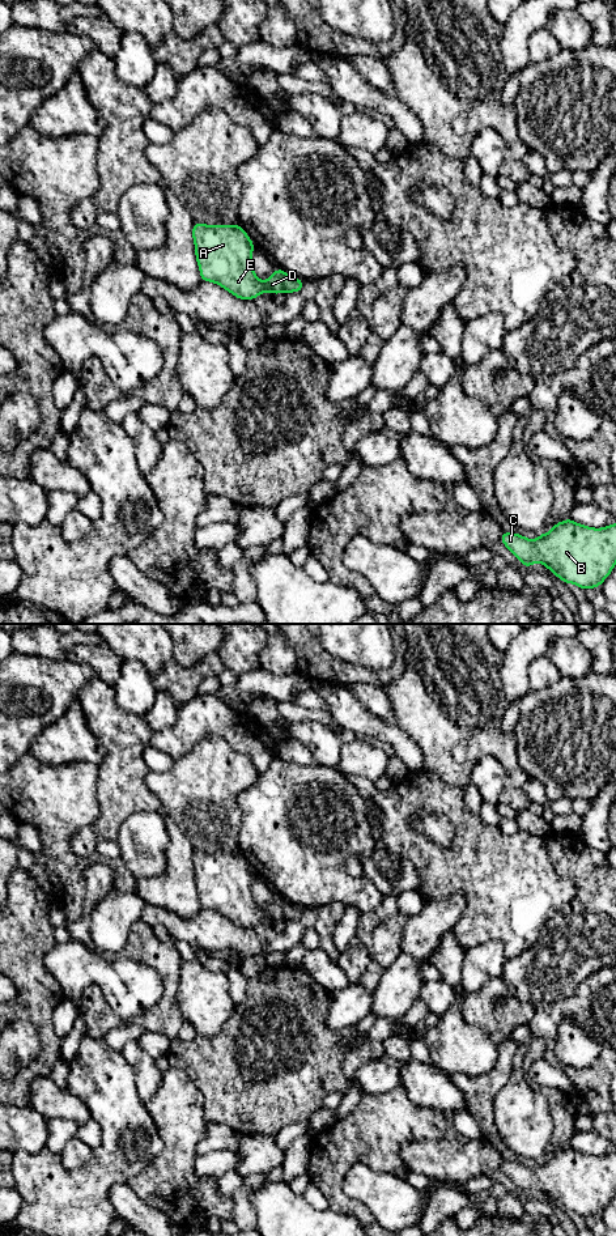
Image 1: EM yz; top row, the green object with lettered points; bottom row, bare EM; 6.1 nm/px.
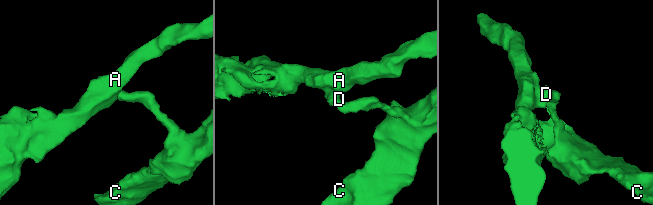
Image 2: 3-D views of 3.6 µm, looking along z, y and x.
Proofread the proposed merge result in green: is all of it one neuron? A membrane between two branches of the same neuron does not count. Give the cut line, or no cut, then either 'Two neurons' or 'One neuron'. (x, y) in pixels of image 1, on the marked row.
Split along yz (285, 274), (284, 292). Two neurons

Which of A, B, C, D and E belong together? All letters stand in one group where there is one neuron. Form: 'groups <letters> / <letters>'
groups A D E / B C

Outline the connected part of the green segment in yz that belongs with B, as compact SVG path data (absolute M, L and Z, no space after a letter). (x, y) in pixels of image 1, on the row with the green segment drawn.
M569 518L535 540L502 531L501 541L524 568L540 562L582 590L602 586L616 564L616 523L592 528Z

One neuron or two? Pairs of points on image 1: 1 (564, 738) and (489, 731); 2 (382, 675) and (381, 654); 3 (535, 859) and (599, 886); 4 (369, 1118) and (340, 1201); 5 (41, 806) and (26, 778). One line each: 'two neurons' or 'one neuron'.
1: two neurons
2: two neurons
3: two neurons
4: one neuron
5: one neuron

